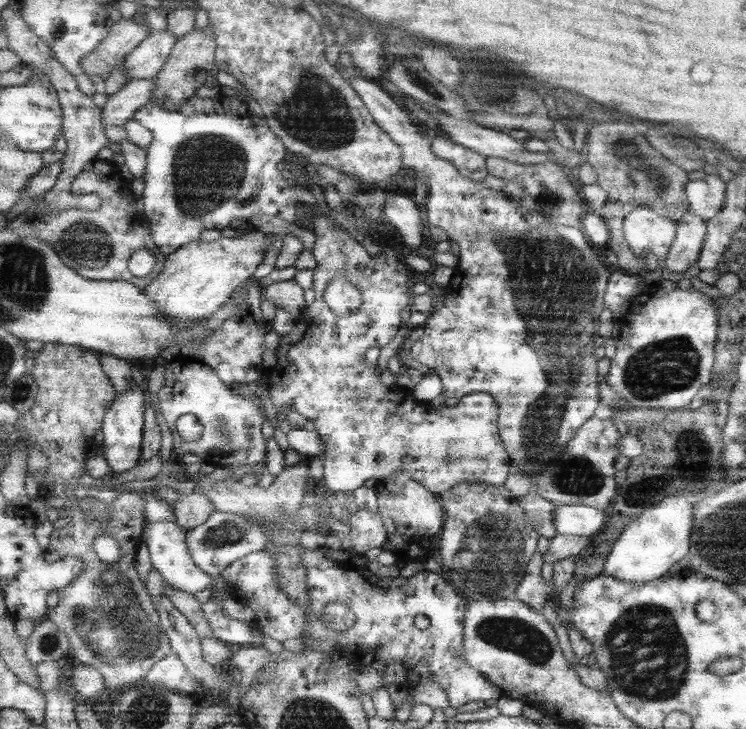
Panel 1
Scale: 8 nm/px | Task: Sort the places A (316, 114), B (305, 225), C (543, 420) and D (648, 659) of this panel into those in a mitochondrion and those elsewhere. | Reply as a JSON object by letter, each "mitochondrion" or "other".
{"A":"mitochondrion","B":"other","C":"mitochondrion","D":"mitochondrion"}

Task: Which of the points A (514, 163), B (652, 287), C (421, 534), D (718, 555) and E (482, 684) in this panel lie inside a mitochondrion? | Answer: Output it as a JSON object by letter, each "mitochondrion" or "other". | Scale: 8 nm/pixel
{"A":"other","B":"other","C":"other","D":"mitochondrion","E":"other"}

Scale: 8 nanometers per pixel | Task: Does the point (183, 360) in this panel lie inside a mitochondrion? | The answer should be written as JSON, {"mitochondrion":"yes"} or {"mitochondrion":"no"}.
{"mitochondrion":"no"}

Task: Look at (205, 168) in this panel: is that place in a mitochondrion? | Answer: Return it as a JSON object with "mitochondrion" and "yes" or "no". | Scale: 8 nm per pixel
{"mitochondrion":"yes"}

